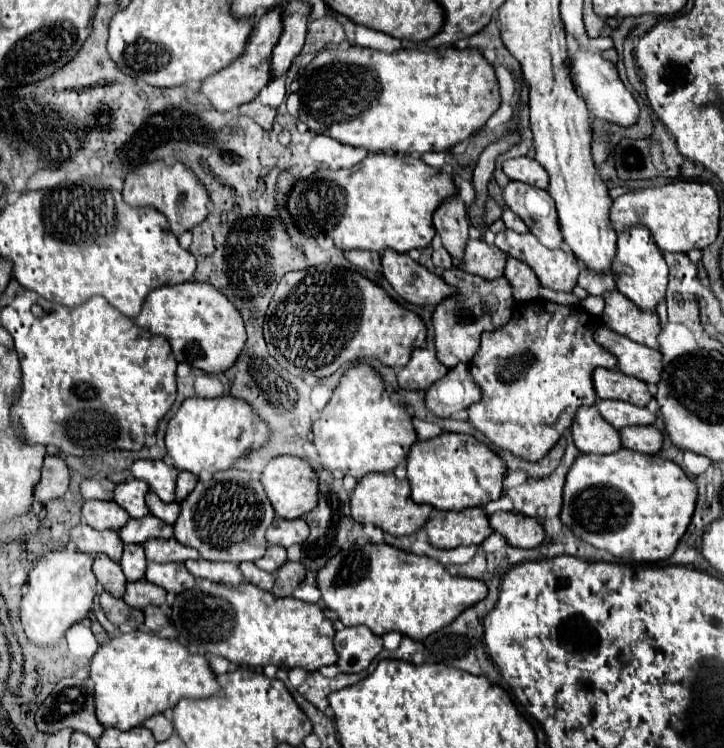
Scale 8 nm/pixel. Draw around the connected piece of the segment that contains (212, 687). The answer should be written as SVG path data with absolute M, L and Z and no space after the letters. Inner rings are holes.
M140 629L112 637L108 643L102 643L90 661L90 679L94 681L94 707L98 721L104 723L104 727L116 727L120 731L142 725L148 717L172 709L180 699L202 699L220 693L216 677L202 655L192 655L176 639L162 639L154 633L146 633Z

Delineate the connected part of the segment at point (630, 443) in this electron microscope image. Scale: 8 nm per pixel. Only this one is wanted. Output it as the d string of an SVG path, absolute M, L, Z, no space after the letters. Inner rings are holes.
M652 425L648 427L624 427L620 429L620 439L622 447L638 451L638 453L658 453L662 447L662 433L654 429Z

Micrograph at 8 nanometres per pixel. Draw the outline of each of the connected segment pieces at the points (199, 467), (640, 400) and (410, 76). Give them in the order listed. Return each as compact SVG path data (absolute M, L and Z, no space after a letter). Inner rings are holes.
M190 397L168 421L166 449L168 455L174 459L174 467L178 471L190 471L194 475L200 475L202 471L216 473L230 469L238 457L258 449L266 441L266 437L268 437L266 423L242 399Z
M594 369L594 389L600 399L620 399L638 407L646 407L652 399L644 381L626 377L616 369Z
M348 47L348 49L330 49L330 51L320 51L314 61L302 69L300 77L298 77L298 91L300 95L300 115L298 119L302 123L308 125L310 131L318 133L318 135L328 135L340 143L352 145L352 147L362 147L366 151L372 153L404 153L404 155L422 155L426 151L448 151L452 149L456 143L468 139L474 131L482 129L486 125L486 121L492 117L492 113L500 107L500 93L498 93L498 81L494 75L494 67L484 61L482 53L476 49L464 49L458 51L454 47L448 47L444 51L392 51L392 53L384 53L384 51L374 51L374 49L364 49L364 47Z

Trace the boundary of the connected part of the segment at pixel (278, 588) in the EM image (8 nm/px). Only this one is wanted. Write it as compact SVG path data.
M286 561L274 575L276 575L276 583L272 593L276 597L290 597L292 591L298 587L298 583L304 579L304 565Z

